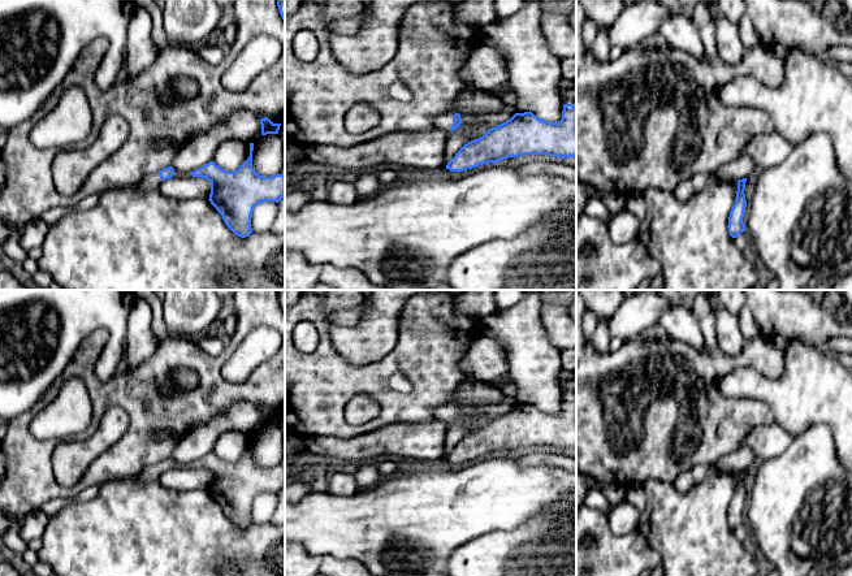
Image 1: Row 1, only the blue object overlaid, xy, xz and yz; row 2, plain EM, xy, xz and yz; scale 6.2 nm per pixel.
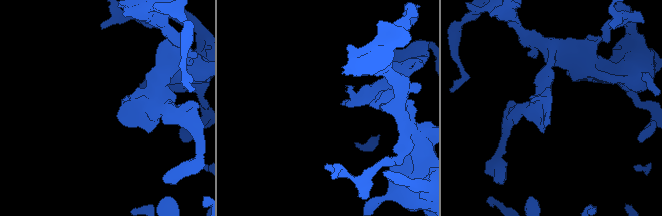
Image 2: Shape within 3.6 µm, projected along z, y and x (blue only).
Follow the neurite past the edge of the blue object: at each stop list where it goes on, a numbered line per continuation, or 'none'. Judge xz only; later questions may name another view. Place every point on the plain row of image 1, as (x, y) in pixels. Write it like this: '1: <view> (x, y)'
1: xz (474, 392)

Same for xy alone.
1: xy (151, 473)

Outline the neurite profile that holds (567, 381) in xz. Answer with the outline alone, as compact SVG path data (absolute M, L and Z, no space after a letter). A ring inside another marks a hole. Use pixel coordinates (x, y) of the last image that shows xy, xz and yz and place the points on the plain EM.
M562 371L559 385L563 395L572 395L576 399L576 373L572 371Z

